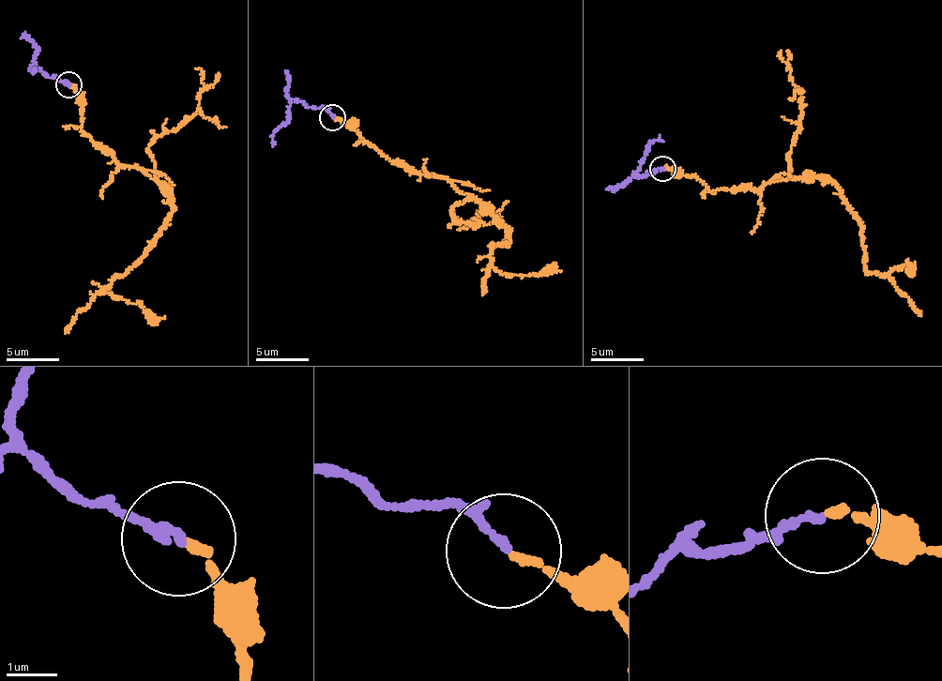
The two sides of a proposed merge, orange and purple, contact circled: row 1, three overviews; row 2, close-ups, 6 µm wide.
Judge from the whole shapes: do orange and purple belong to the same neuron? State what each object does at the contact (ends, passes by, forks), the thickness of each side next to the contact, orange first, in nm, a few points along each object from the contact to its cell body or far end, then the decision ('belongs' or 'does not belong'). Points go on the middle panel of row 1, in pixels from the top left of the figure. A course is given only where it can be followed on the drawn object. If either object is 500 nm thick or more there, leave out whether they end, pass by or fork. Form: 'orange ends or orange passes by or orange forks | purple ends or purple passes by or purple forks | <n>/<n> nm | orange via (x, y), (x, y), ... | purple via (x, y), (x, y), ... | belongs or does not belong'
orange ends | purple passes by | 150/110 nm | orange via (333, 118), (393, 160), (450, 180), (508, 227), (508, 243), (490, 247), (490, 261), (505, 273), (560, 272) | purple via (333, 118), (324, 108), (291, 102), (289, 117), (273, 133), (272, 146) | belongs

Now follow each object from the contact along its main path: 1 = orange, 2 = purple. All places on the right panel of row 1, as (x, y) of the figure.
1: (663, 168), (709, 190), (759, 190), (812, 174), (846, 202), (868, 272), (915, 262)
2: (663, 168), (645, 177), (635, 174), (645, 157), (645, 145), (651, 142), (663, 141)

